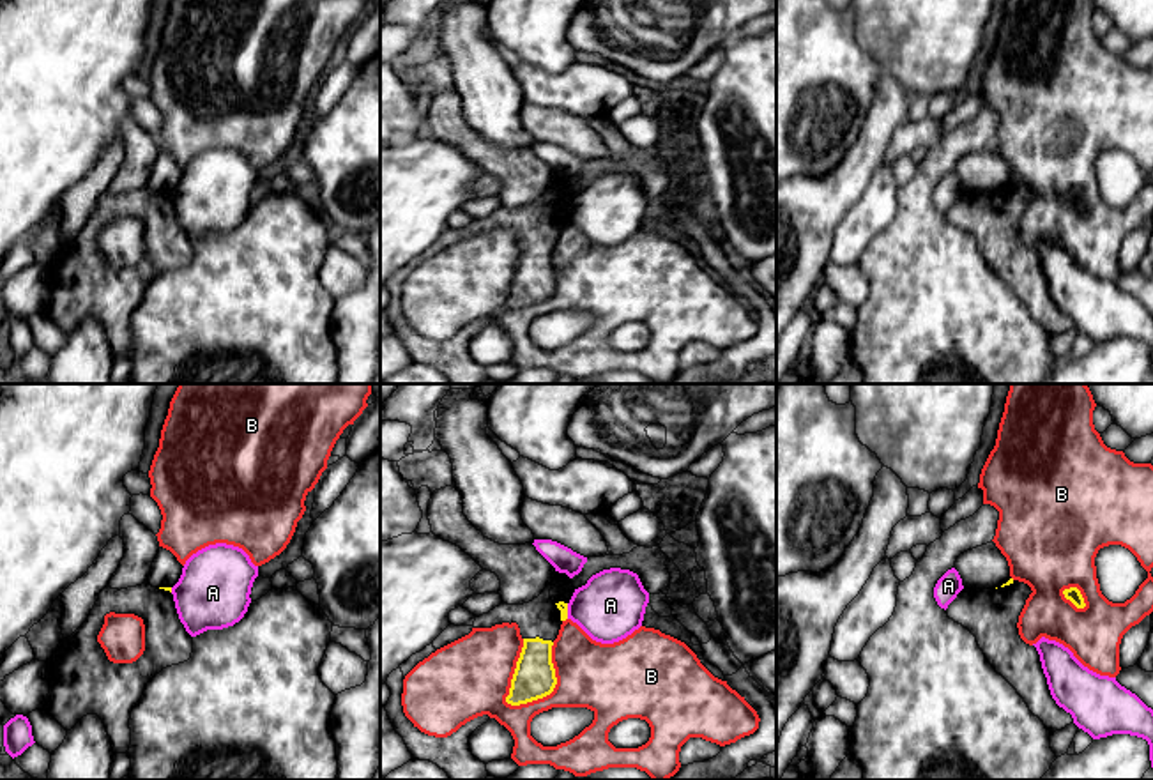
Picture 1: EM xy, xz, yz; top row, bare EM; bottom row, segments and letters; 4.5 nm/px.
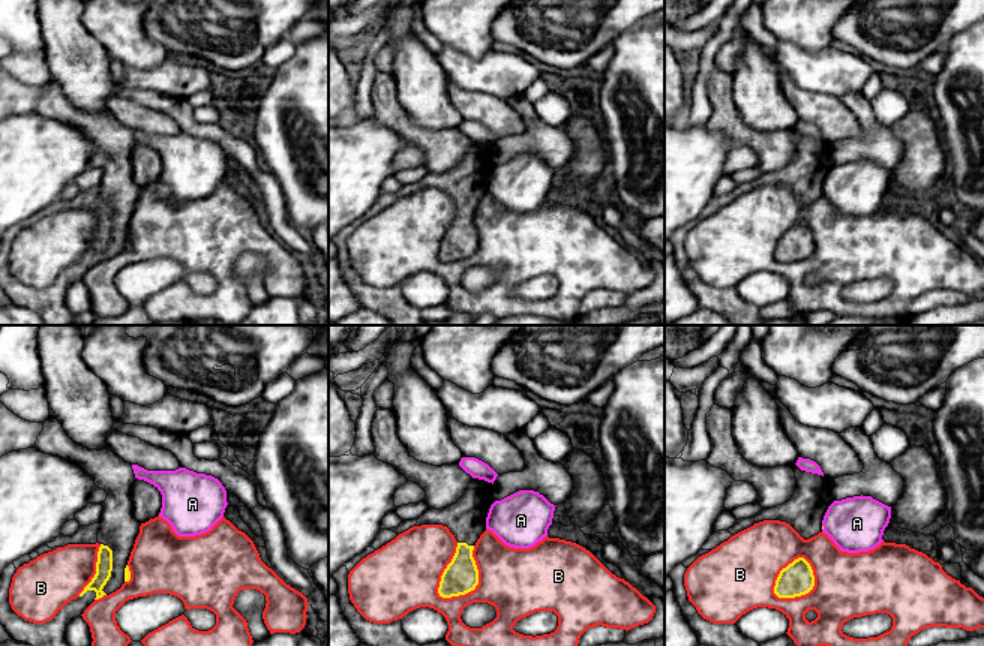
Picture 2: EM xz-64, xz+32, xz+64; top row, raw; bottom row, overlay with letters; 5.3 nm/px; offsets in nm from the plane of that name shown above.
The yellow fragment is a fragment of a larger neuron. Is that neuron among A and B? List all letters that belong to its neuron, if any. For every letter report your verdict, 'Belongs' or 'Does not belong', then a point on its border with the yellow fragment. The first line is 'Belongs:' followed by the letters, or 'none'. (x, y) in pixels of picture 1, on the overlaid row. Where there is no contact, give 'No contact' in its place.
Belongs: none
A: Does not belong. Touches yellow at xz (566, 611)
B: Does not belong. Touches yellow at xz (554, 687)

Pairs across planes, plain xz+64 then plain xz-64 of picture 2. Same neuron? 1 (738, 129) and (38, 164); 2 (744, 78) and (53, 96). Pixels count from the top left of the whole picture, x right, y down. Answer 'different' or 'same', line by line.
1: different
2: different

